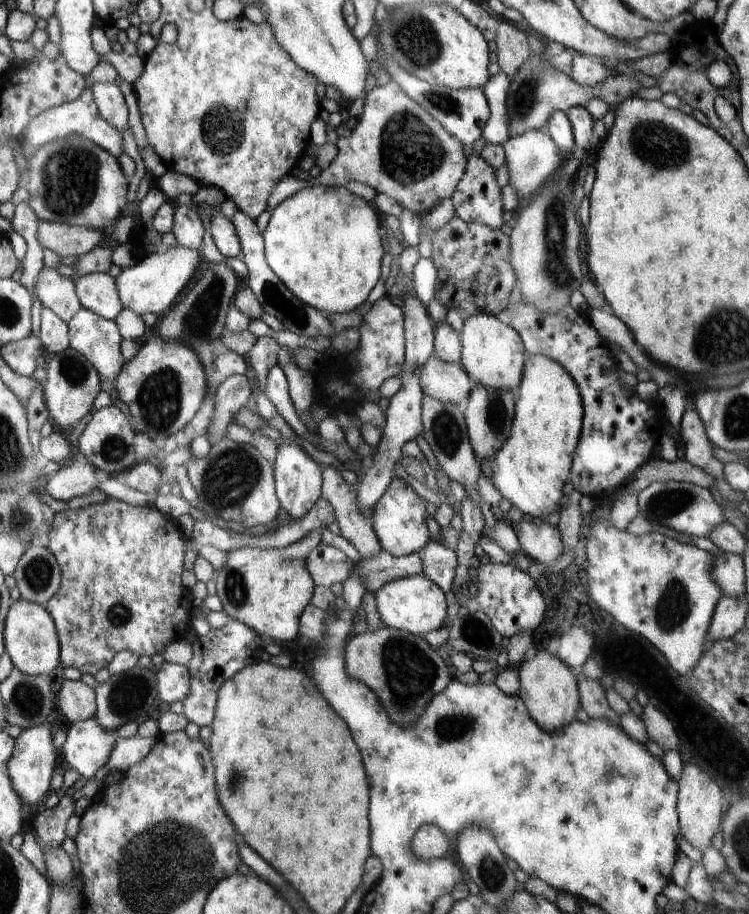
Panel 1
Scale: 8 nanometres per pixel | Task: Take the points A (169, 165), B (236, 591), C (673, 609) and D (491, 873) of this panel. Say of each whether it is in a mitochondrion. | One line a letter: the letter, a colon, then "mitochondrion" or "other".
A: other
B: mitochondrion
C: mitochondrion
D: mitochondrion

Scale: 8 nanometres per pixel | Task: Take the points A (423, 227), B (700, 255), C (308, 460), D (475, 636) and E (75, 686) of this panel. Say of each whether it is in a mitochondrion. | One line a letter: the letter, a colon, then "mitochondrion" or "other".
A: other
B: other
C: other
D: mitochondrion
E: other

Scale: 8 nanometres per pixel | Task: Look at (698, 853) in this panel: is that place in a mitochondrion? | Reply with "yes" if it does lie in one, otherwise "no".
no

